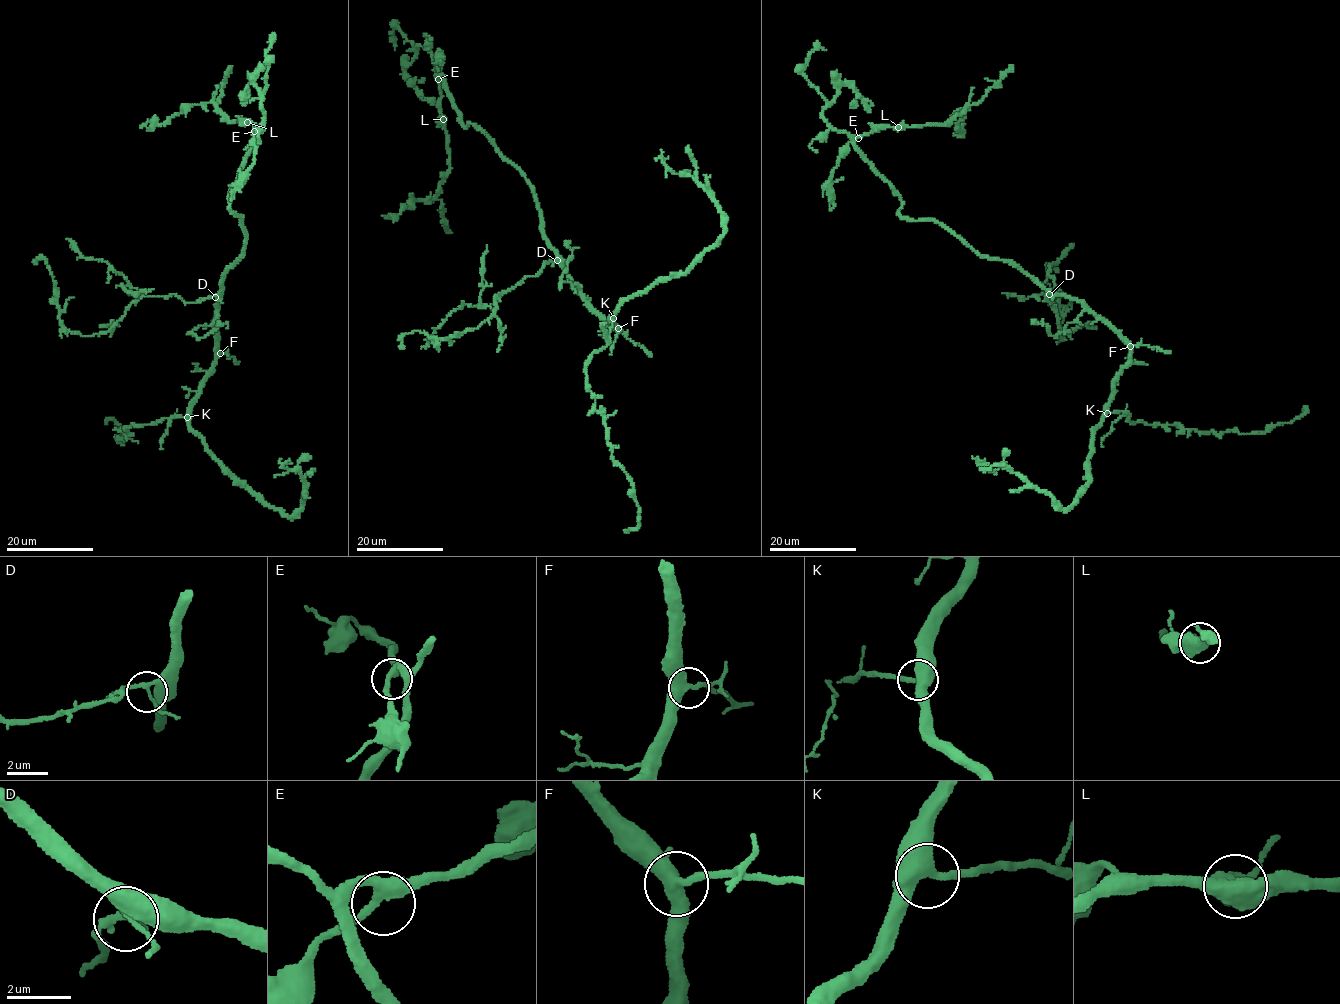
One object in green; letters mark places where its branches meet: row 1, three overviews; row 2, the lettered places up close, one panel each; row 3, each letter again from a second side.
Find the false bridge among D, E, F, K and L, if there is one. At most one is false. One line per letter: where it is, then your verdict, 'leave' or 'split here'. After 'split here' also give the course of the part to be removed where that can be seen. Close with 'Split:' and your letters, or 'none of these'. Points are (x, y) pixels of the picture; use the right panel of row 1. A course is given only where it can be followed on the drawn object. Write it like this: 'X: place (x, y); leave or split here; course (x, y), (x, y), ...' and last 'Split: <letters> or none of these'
D: place (1049, 294); leave
E: place (858, 138); leave
F: place (1130, 346); leave
K: place (1107, 413); leave
L: place (898, 127); leave
Split: none of these

